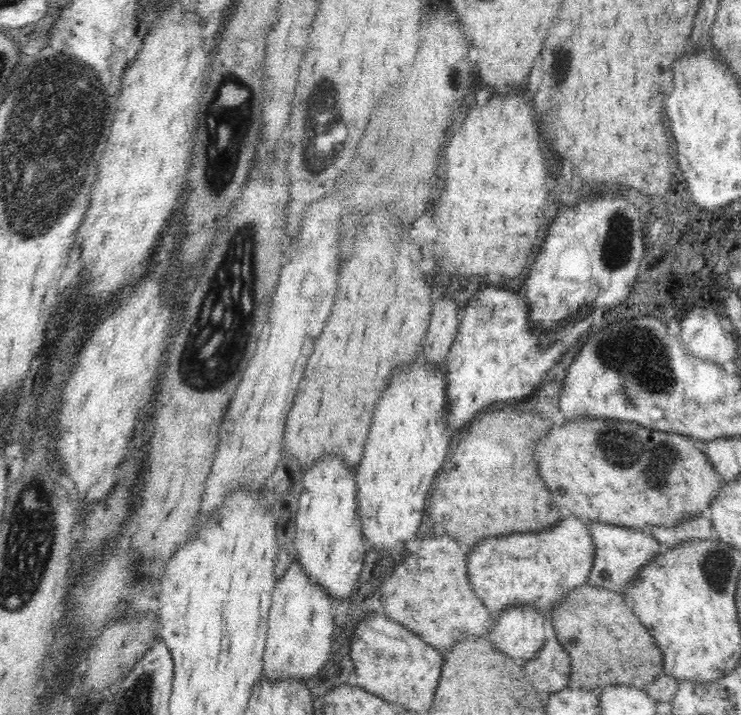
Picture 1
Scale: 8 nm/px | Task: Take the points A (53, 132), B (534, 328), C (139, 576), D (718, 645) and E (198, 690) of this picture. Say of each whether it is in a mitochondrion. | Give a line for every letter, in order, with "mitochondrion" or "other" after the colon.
A: mitochondrion
B: other
C: other
D: other
E: other

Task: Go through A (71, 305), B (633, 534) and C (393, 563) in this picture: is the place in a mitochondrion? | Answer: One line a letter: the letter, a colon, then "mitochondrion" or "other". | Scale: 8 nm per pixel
A: other
B: other
C: other

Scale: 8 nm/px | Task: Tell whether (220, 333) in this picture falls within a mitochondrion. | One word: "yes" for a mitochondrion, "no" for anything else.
yes

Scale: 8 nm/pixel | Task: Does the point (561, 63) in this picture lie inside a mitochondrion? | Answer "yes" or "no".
yes

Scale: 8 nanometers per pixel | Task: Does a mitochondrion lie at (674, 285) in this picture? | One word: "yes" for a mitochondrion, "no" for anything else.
no

